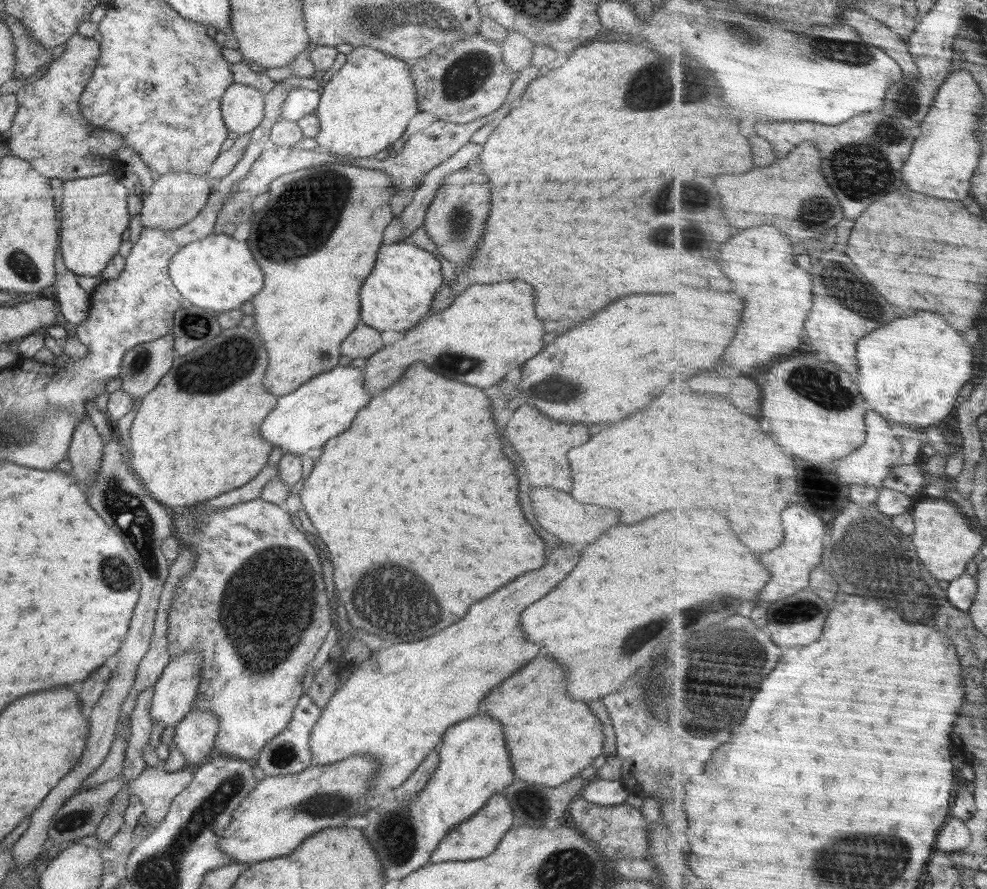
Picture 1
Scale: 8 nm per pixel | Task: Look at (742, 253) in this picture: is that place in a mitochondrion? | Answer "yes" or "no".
no

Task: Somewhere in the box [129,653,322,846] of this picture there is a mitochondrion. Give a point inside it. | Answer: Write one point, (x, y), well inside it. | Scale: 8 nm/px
(284, 755)

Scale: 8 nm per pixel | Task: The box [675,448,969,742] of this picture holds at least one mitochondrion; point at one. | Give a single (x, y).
(869, 555)

